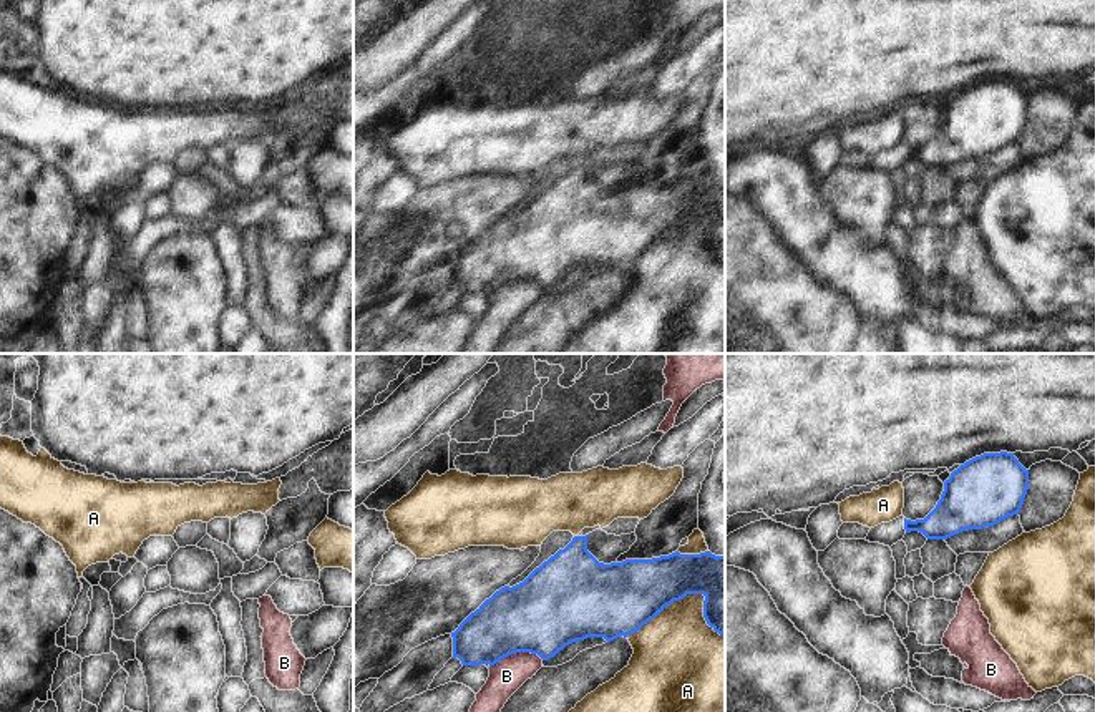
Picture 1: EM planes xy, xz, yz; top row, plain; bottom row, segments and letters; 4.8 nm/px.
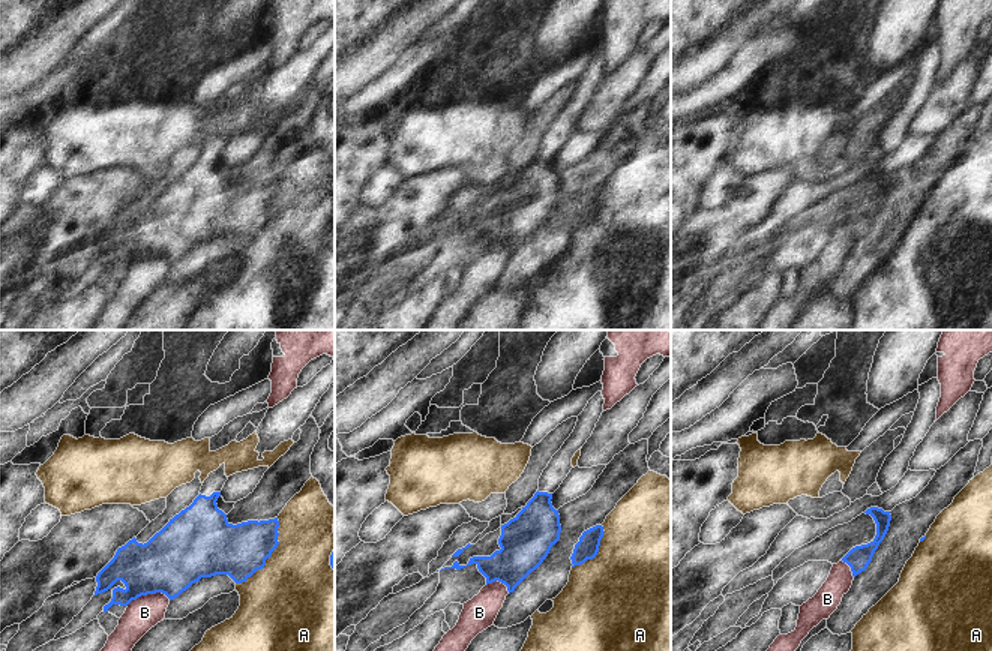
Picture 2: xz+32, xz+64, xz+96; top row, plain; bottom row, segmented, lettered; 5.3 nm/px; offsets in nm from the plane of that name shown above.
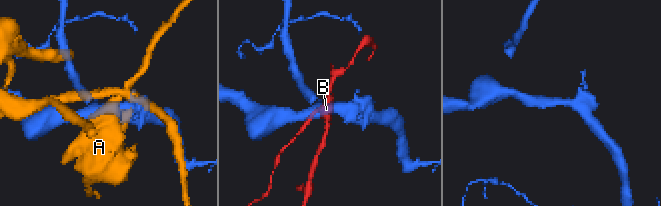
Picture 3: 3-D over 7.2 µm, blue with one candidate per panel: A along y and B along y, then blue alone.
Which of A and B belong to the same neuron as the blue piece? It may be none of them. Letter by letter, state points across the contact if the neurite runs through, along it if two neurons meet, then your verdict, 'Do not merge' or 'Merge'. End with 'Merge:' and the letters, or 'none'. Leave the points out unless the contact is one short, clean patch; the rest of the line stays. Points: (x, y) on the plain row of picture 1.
A: Do not merge
B: Boundary: xz (543, 287), (530, 281), (510, 281), (490, 296). Do not merge
Merge: none.

